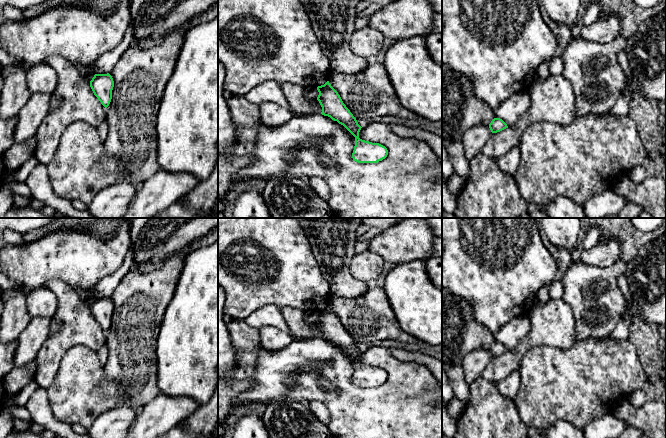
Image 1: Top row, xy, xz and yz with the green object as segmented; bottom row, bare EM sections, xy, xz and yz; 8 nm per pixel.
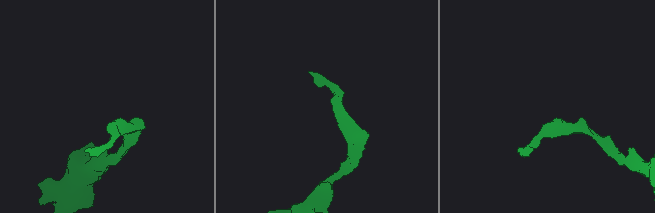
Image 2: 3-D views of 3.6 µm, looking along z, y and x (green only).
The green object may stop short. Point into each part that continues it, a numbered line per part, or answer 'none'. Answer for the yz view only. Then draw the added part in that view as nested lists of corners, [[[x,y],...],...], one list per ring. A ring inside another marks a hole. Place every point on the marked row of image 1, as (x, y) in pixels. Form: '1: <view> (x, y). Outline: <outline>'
none

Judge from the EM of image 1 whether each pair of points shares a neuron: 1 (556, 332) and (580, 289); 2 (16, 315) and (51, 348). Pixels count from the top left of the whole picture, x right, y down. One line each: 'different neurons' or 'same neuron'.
1: different neurons
2: different neurons

